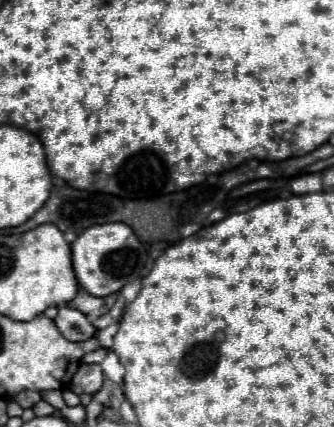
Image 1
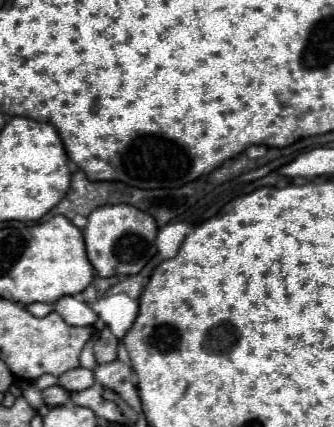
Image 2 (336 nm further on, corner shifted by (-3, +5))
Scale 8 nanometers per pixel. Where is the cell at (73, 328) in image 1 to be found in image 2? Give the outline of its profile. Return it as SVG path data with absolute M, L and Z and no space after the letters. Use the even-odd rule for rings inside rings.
M63 296L53 308L69 326L89 326L97 320L97 314L89 308L89 304L77 300L75 296Z

